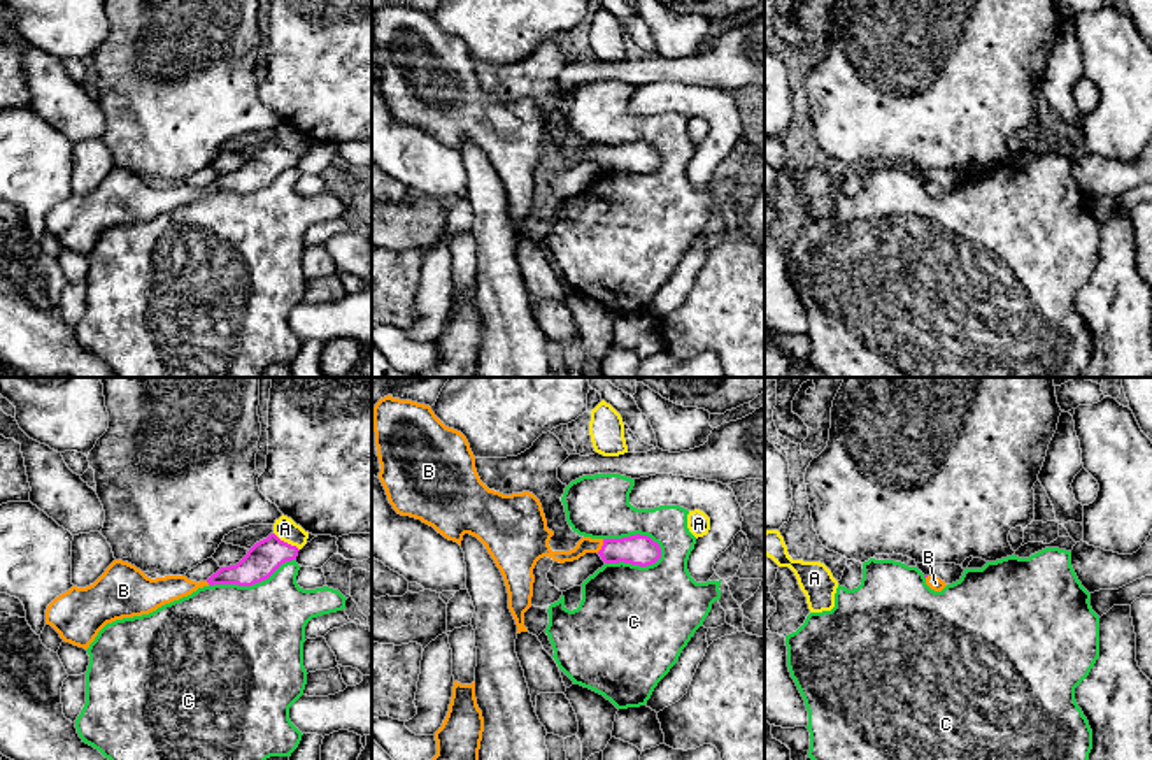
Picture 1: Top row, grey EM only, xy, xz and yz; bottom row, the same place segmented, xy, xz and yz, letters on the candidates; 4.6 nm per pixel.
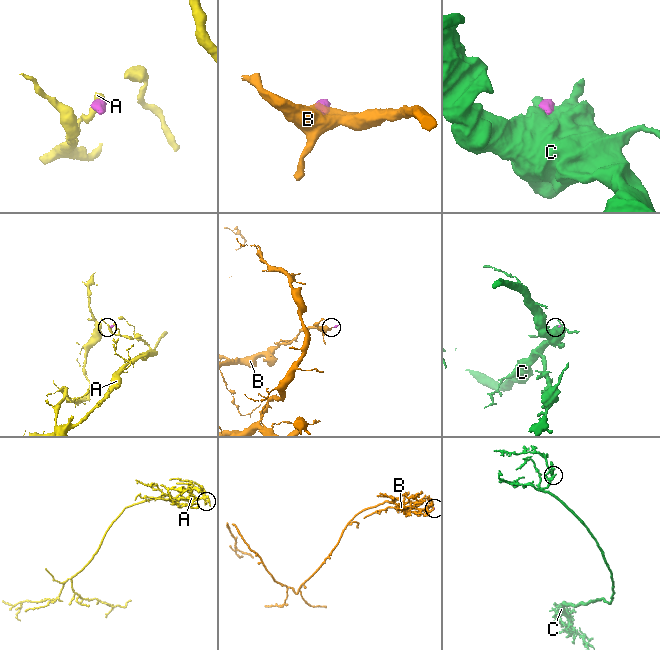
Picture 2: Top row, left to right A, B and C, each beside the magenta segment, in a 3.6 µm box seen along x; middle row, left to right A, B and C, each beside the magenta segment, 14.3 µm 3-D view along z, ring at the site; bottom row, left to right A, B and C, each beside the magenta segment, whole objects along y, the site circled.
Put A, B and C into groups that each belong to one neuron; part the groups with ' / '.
A / B / C

